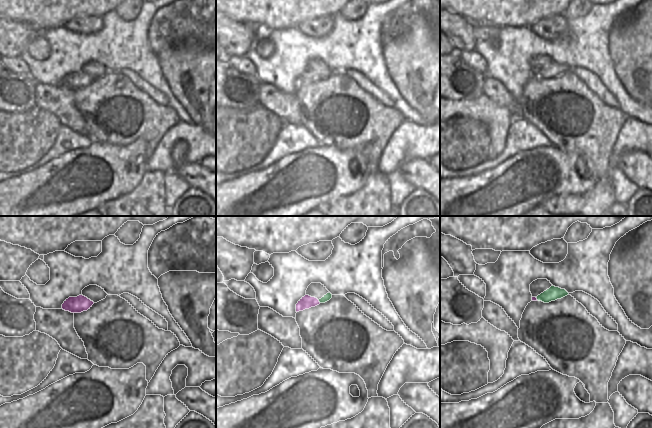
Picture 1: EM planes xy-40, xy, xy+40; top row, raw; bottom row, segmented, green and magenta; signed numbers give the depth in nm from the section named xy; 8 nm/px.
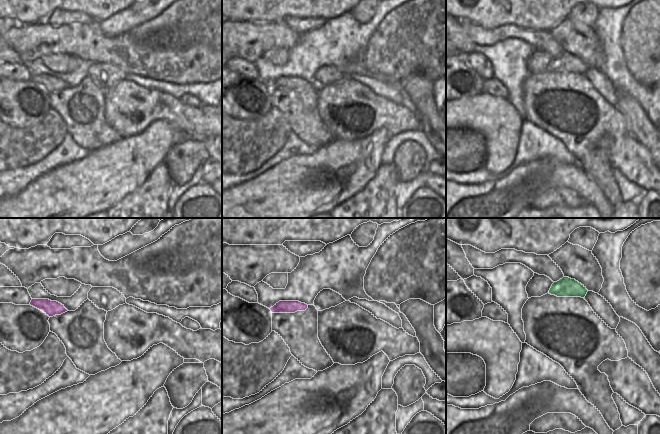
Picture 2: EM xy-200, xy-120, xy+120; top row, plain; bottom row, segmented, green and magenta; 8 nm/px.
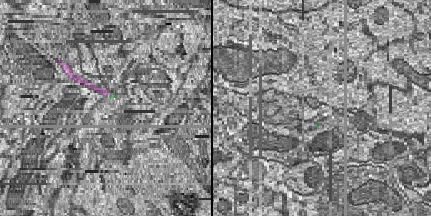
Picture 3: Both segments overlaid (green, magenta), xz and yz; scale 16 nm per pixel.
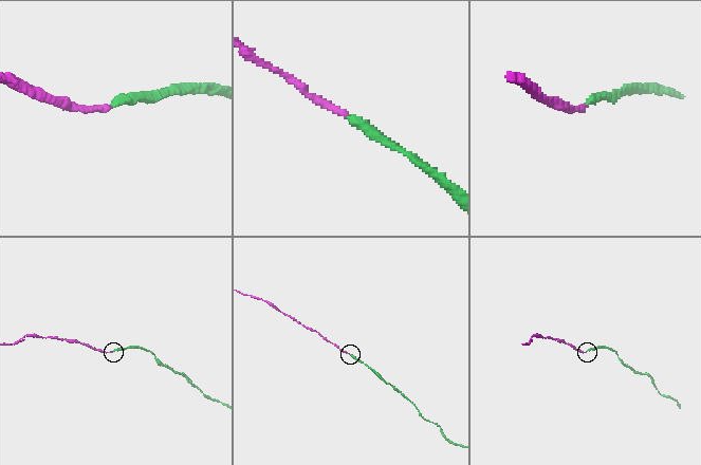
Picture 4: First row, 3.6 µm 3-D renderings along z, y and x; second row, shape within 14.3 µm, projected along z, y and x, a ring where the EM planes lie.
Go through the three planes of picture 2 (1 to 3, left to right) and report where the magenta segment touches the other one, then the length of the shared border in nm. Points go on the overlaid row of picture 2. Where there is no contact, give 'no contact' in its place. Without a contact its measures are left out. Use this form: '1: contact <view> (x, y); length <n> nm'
1: no contact
2: no contact
3: no contact

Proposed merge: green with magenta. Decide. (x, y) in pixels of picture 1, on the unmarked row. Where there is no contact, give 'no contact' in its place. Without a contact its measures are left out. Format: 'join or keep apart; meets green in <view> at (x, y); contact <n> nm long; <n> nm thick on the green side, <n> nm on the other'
join; meets green in xy at (319, 77); contact 30 nm long; 60 nm thick on the green side, 100 nm on the other

